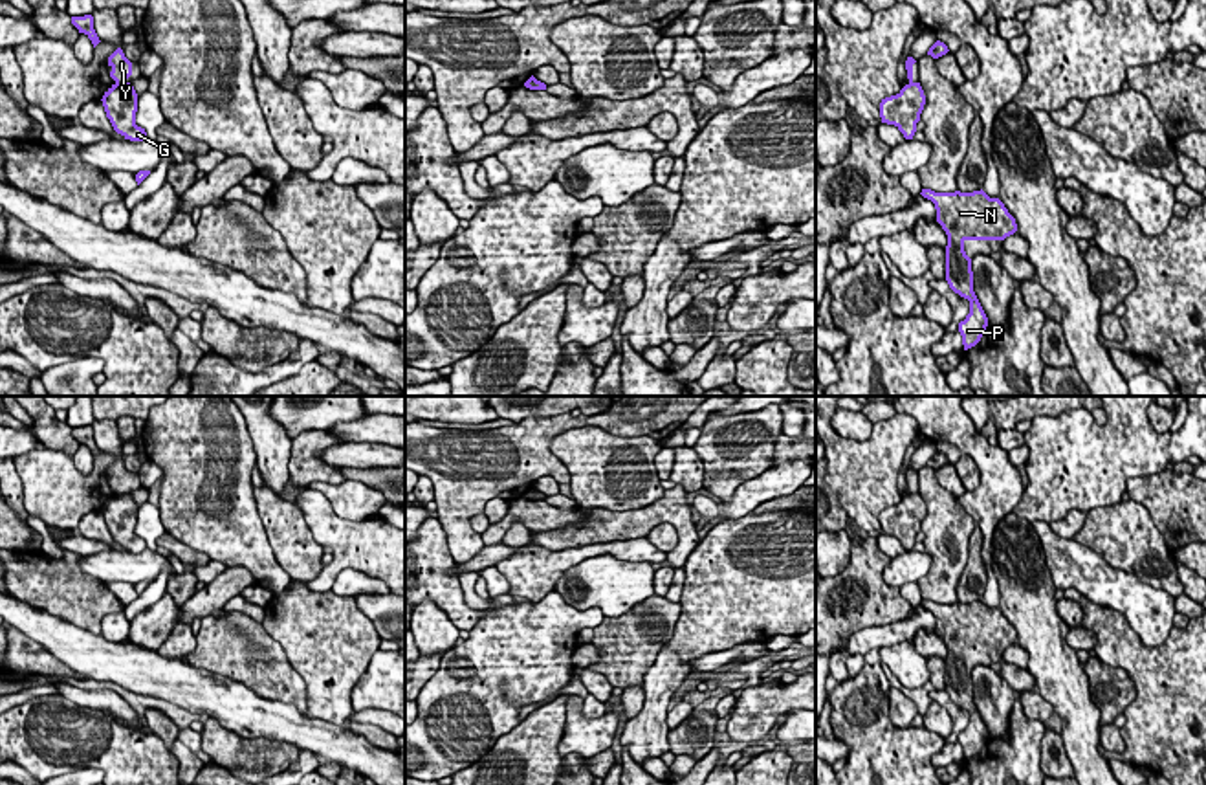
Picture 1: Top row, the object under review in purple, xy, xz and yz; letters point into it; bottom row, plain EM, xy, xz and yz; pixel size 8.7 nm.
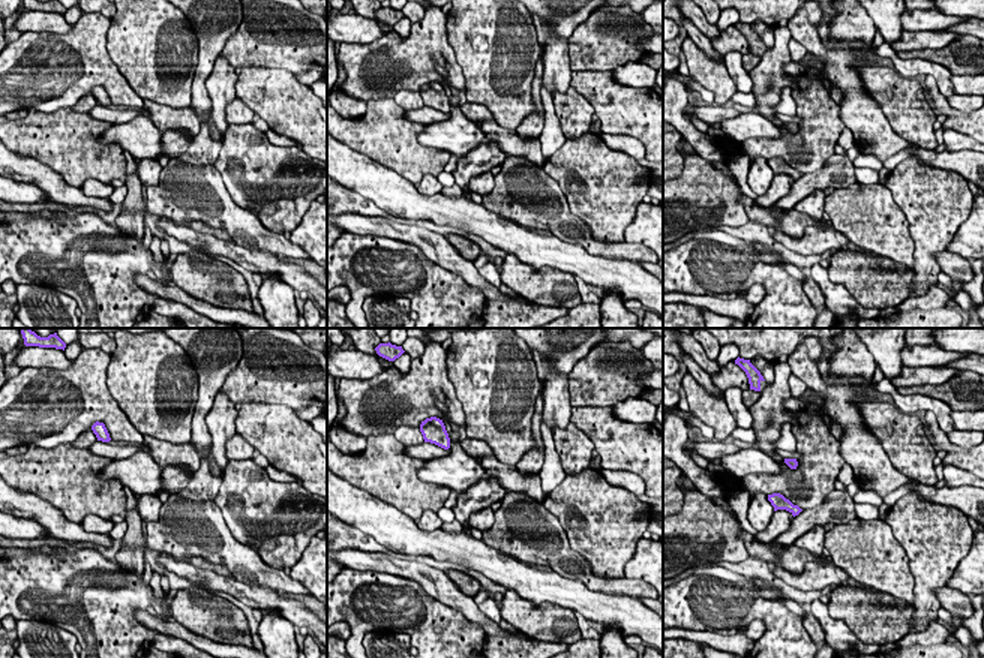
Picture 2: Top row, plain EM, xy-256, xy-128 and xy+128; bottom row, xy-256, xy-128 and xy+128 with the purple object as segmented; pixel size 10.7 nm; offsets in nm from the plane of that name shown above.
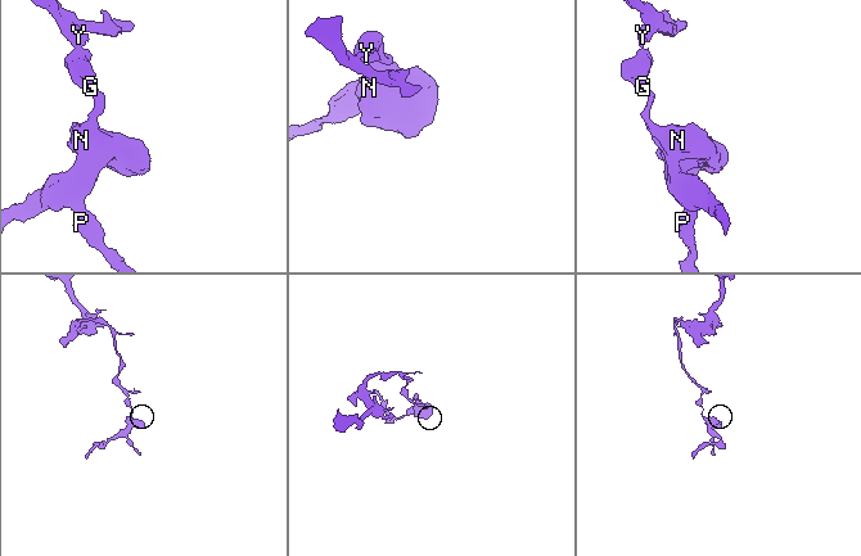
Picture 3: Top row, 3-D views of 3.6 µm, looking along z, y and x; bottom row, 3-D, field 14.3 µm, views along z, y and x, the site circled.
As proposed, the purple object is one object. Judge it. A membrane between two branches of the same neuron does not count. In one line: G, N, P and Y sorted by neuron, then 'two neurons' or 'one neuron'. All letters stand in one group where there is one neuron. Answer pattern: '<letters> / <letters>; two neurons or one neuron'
G N P / Y; two neurons

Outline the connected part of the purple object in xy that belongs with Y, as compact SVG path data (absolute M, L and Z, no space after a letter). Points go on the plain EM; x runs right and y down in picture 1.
M121 459L108 468L108 477L112 479L110 488L115 493L126 493L132 486L132 473L125 468Z

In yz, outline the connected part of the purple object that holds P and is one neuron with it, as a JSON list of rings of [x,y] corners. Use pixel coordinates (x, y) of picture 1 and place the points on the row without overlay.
[[[922,600],[924,609],[931,611],[937,620],[937,633],[948,646],[946,657],[946,691],[949,699],[970,712],[970,724],[959,734],[964,761],[975,757],[986,743],[988,728],[973,702],[971,669],[964,662],[966,651],[1004,651],[1017,642],[1015,629],[1008,624],[999,609],[990,609],[982,600],[973,603],[935,603]]]

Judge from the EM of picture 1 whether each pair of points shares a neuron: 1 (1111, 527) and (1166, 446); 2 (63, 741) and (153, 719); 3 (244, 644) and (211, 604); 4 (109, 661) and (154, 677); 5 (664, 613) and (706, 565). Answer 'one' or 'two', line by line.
1: two
2: two
3: two
4: one
5: two

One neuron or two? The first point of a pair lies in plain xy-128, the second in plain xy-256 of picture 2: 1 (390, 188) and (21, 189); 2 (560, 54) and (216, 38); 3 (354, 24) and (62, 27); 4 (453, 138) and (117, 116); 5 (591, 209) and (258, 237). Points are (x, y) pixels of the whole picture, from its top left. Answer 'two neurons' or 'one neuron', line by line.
1: two neurons
2: two neurons
3: one neuron
4: two neurons
5: two neurons

